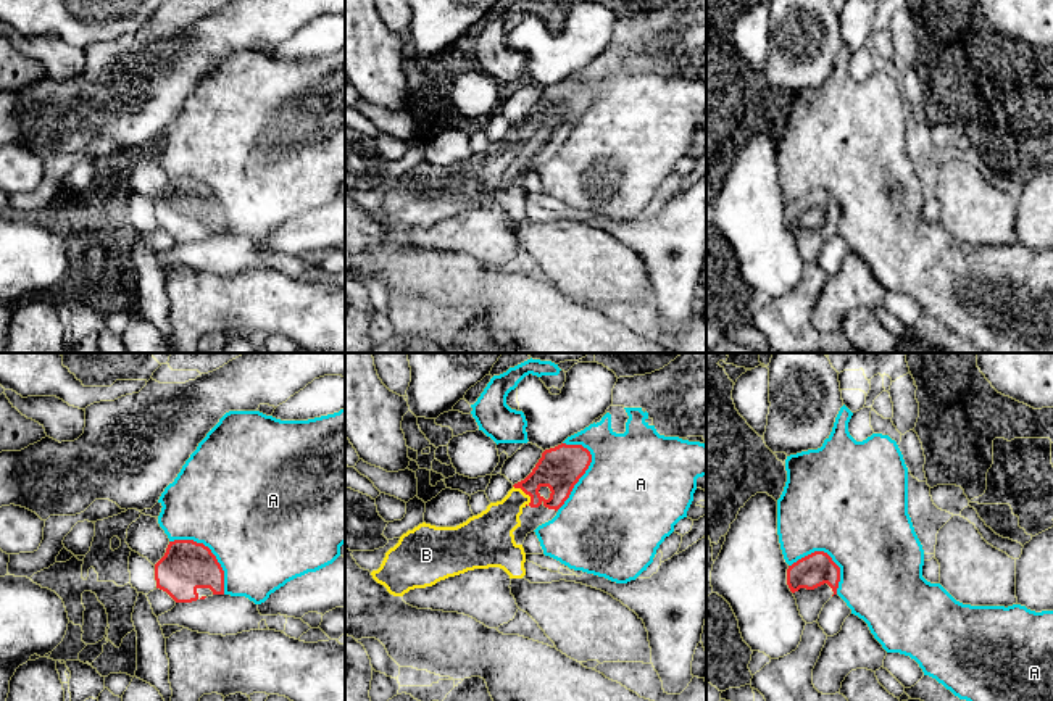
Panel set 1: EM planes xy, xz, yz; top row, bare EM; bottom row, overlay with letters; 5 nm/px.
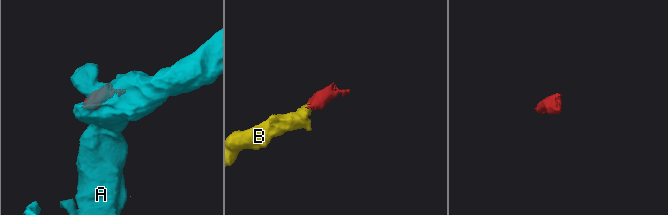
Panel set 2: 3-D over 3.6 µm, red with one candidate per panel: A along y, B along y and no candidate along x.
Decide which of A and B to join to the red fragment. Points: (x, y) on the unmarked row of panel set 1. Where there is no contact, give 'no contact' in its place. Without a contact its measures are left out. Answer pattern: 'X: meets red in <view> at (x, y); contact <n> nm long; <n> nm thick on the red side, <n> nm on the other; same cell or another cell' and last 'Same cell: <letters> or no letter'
A: meets red in xy at (210, 190); contact 380 nm long; 260 nm thick on the red side, 480 nm on the other; another cell
B: meets red in xz at (526, 132); contact 130 nm long; 220 nm thick on the red side, 200 nm on the other; same cell
Same cell: B

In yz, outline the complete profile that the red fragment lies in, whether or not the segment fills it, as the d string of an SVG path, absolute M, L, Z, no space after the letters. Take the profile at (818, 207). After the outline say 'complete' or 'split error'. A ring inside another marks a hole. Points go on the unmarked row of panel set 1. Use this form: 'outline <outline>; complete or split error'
outline M814 190L787 208L787 224L806 263L818 261L824 243L837 234L840 206L824 190Z; split error

